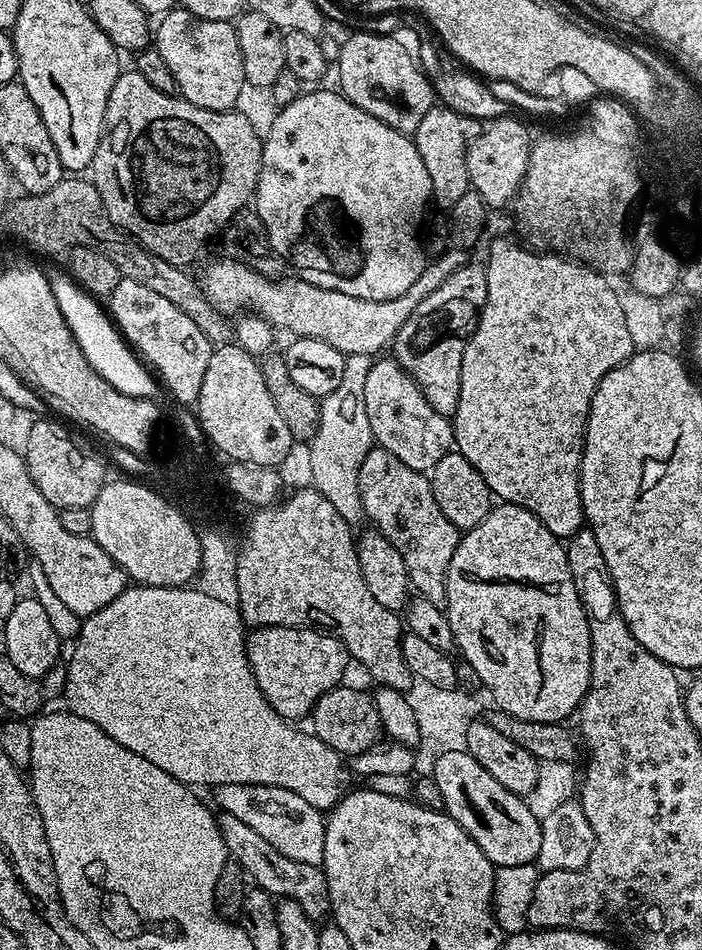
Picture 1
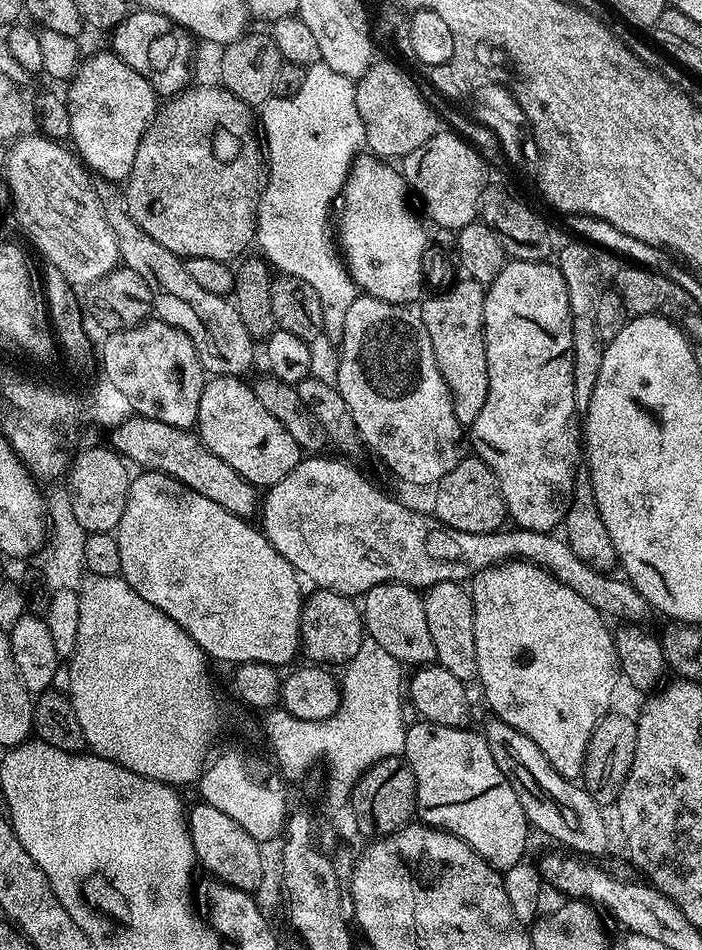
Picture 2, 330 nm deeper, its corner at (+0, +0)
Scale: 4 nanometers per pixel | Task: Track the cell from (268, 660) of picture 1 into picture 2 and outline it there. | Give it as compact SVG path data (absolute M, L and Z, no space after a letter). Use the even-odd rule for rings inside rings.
M325 588L313 591L313 593L312 597L309 595L305 599L304 609L300 615L300 643L303 655L308 655L312 659L309 661L320 666L347 665L348 661L354 658L354 654L358 654L358 646L366 643L366 629L361 605L351 596L343 596Z

